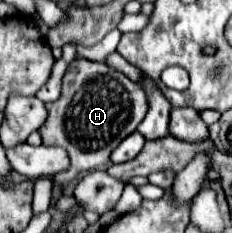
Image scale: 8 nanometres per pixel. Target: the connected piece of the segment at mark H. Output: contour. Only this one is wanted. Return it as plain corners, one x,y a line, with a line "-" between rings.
74,59
66,69
60,99
48,103
48,119
42,129
38,129
44,145
62,147
70,157
70,167
56,173
54,181
64,187
78,175
108,165
110,153
124,137
136,131
146,113
148,101
138,83
130,81
120,71
114,71
106,63

